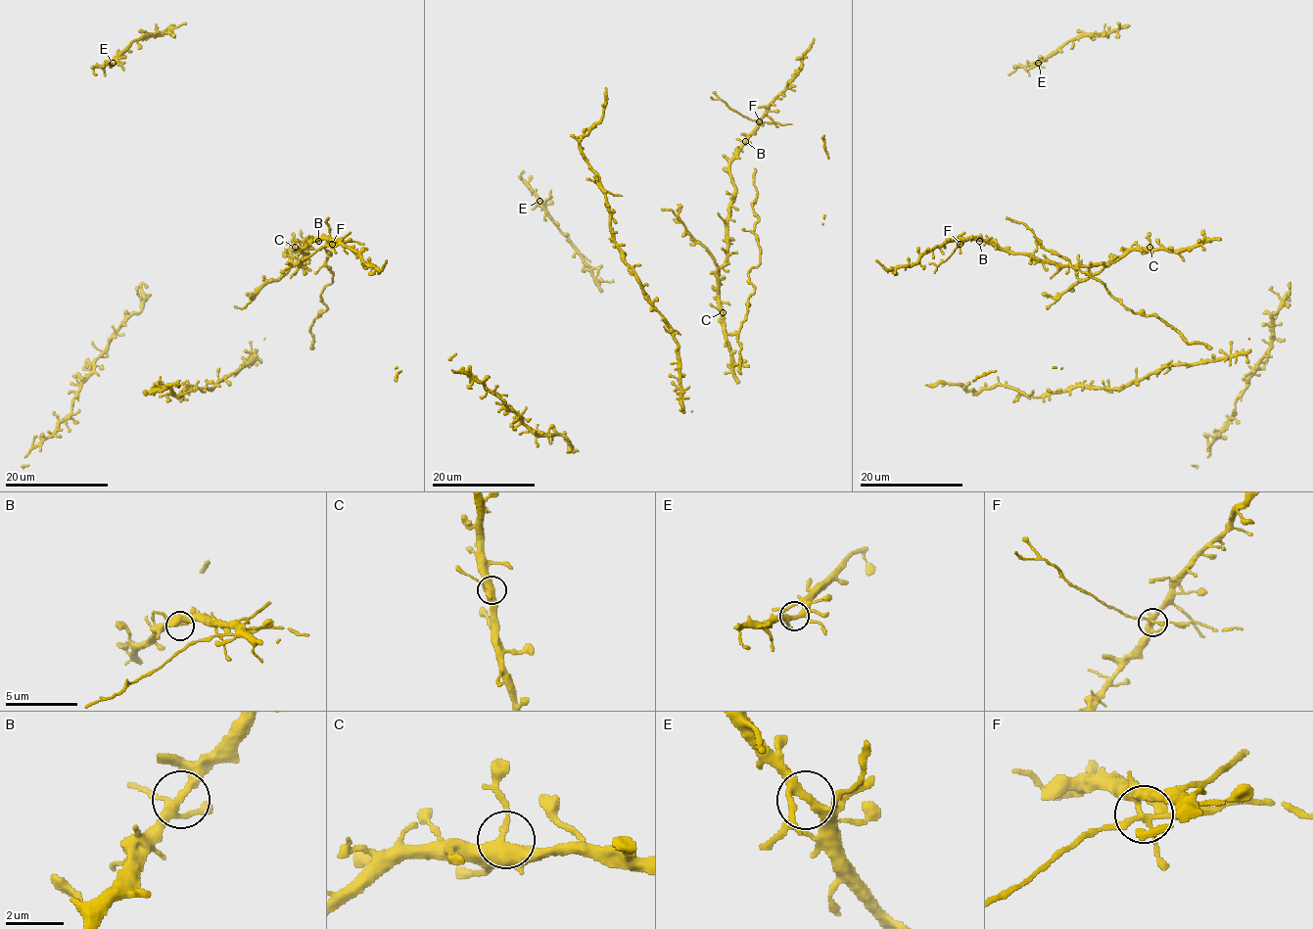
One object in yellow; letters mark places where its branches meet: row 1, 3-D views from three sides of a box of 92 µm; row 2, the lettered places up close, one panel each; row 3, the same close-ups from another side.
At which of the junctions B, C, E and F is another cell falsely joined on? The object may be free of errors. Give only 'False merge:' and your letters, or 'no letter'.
False merge: F

